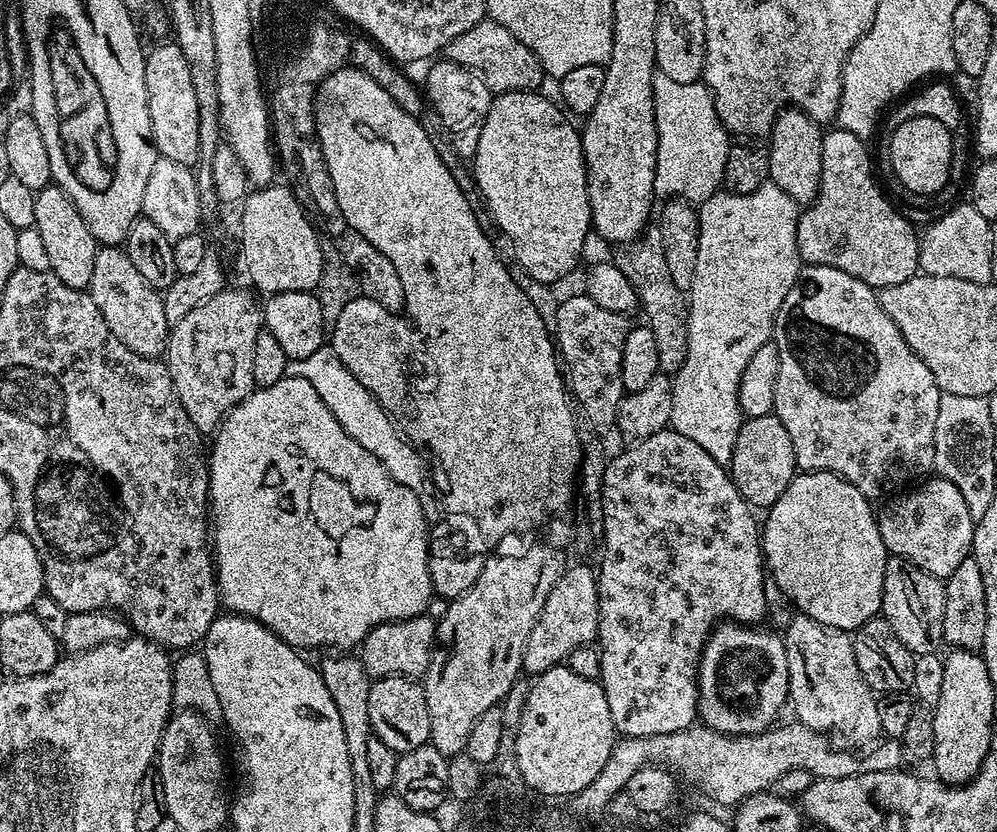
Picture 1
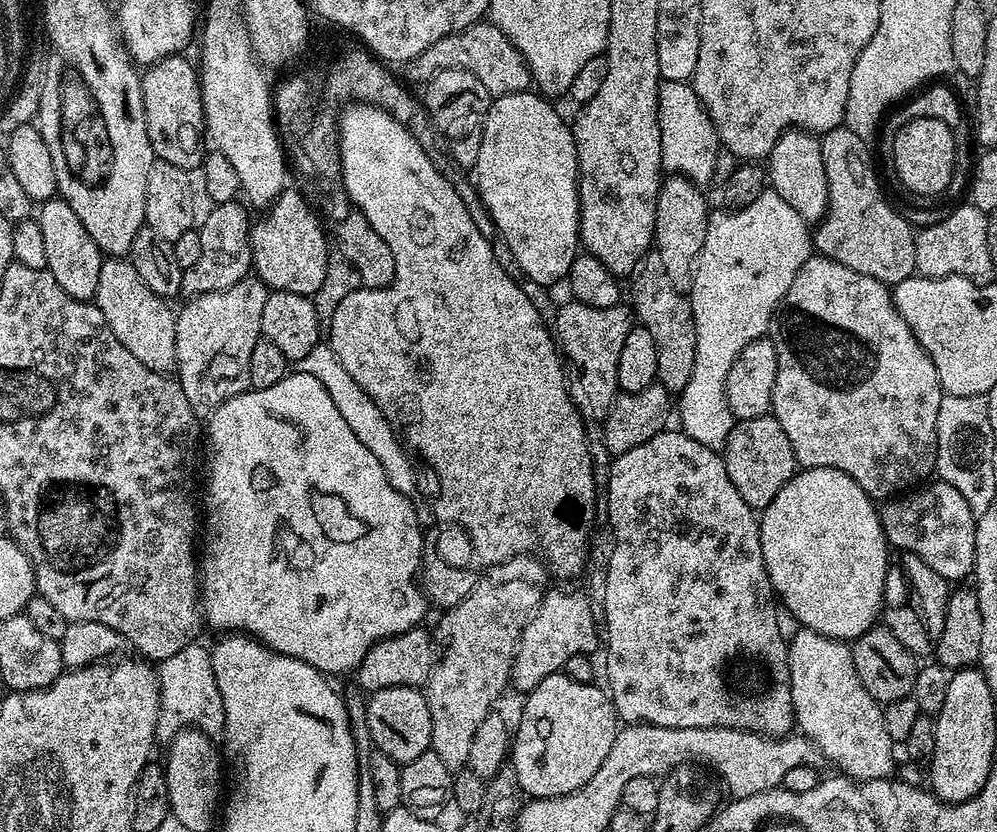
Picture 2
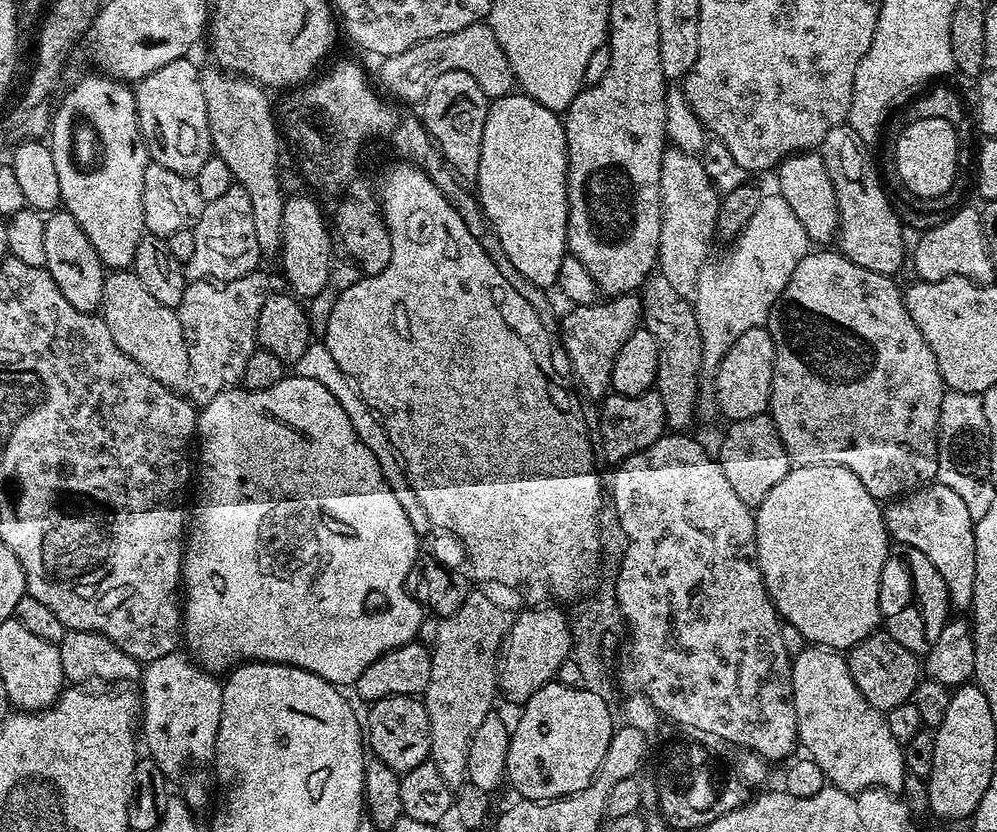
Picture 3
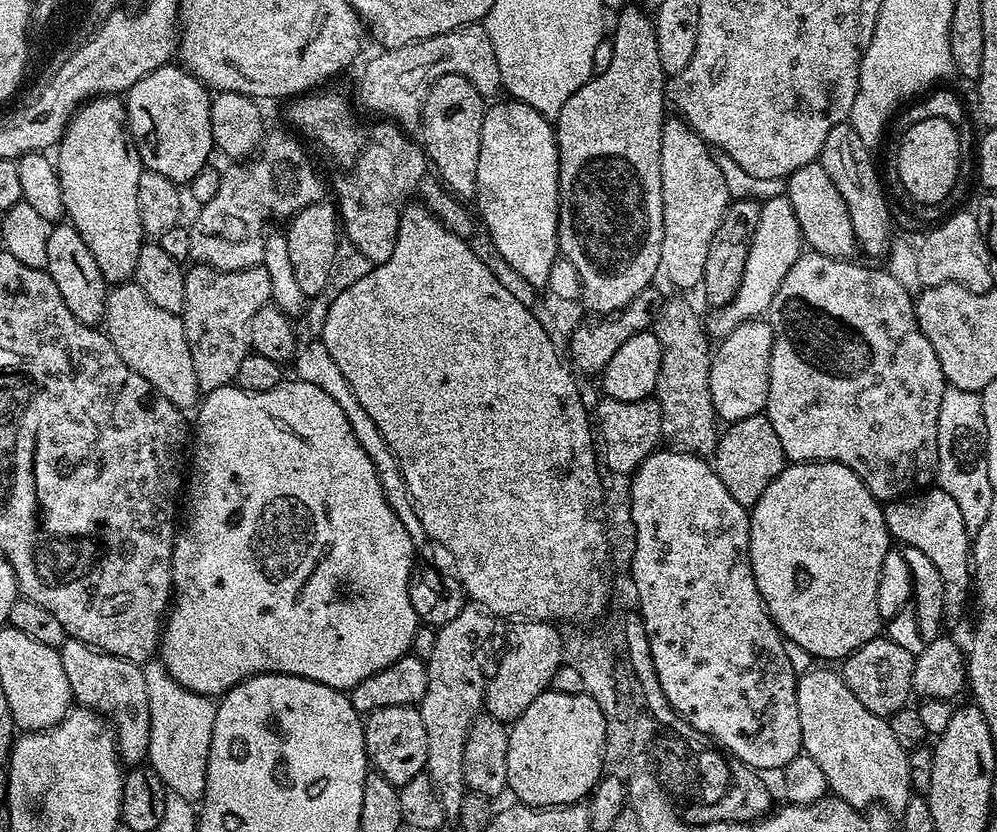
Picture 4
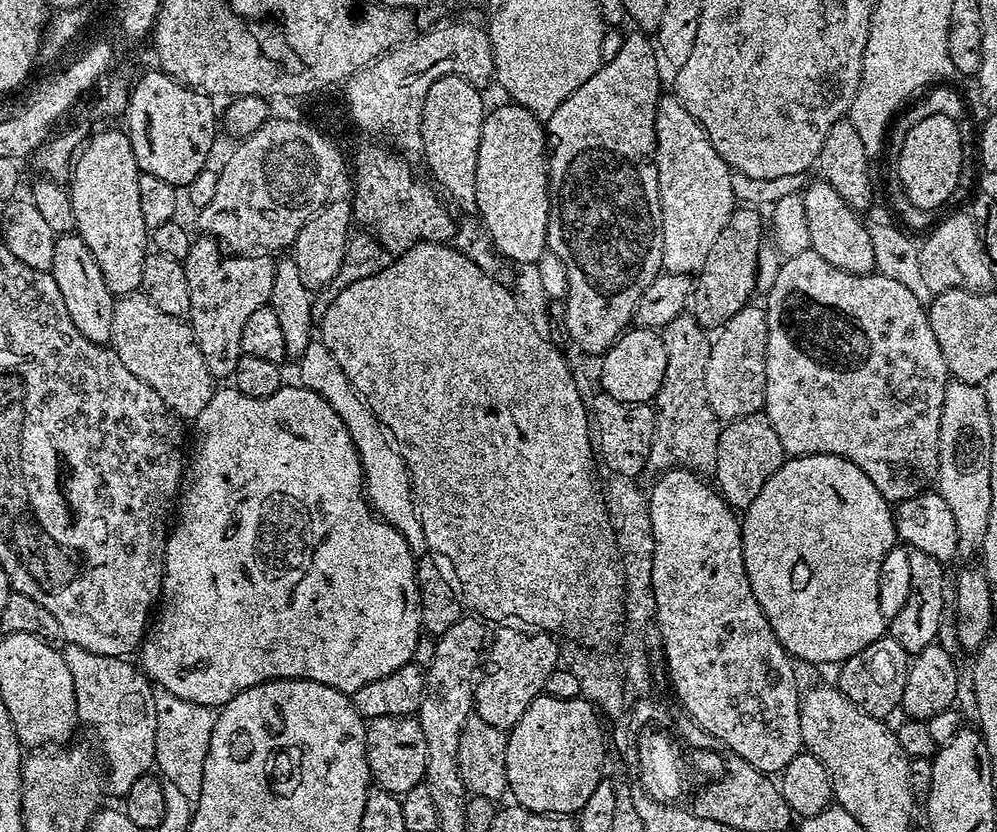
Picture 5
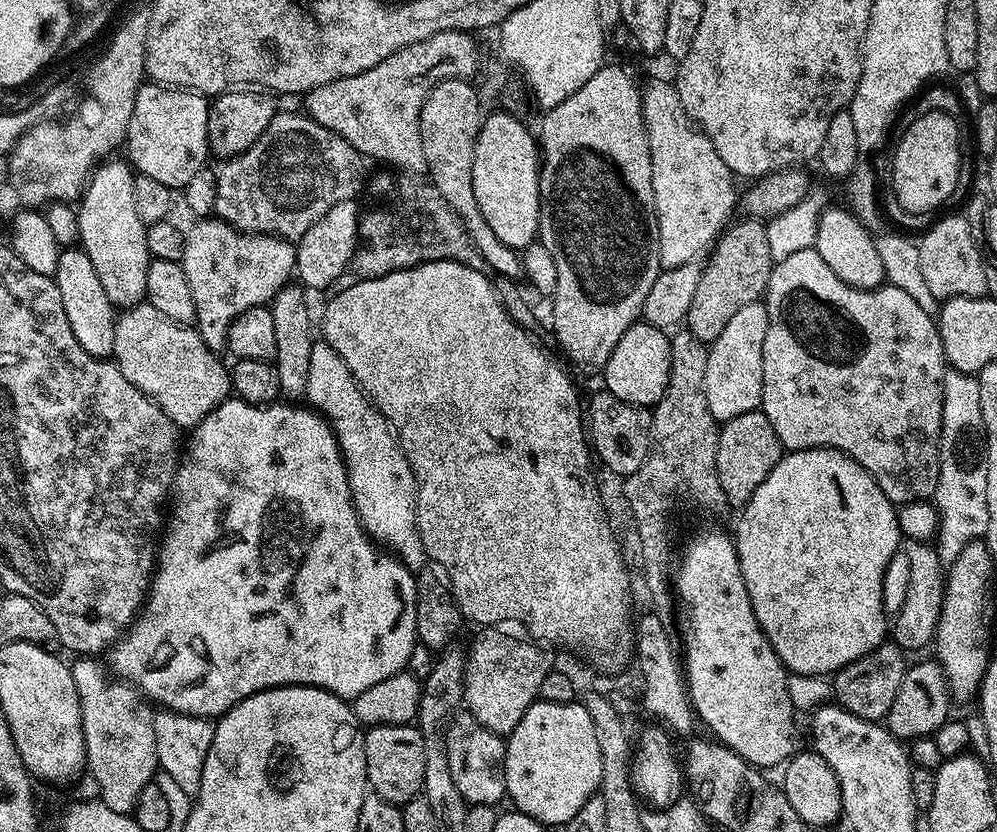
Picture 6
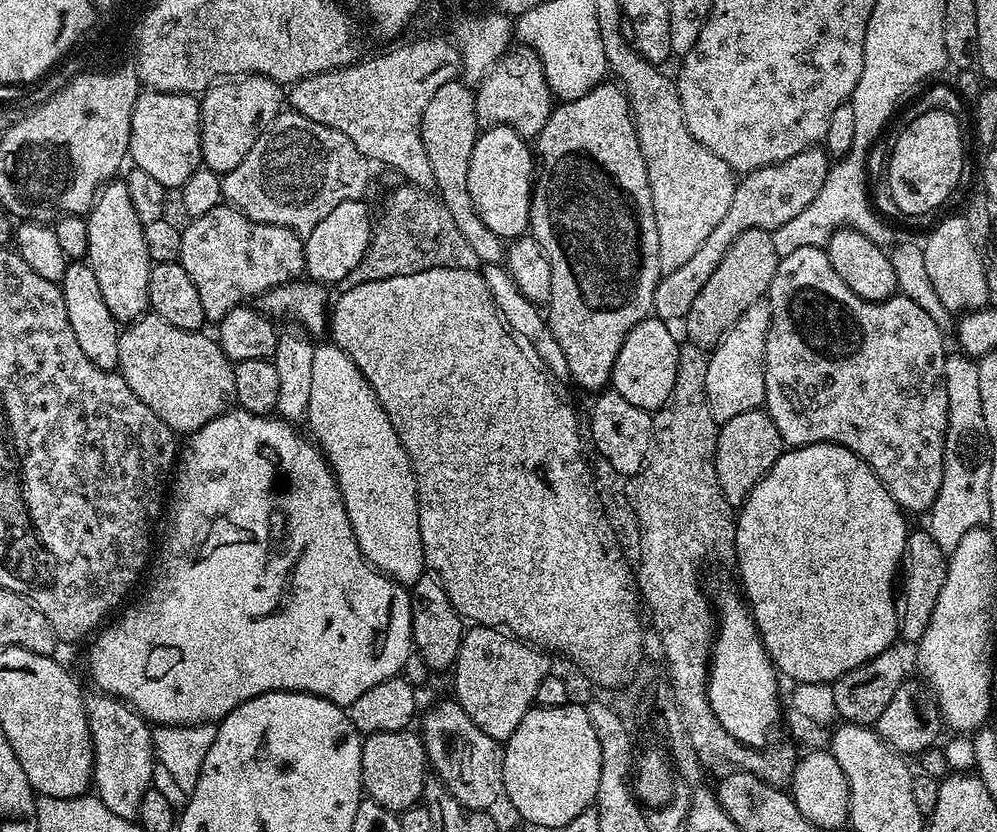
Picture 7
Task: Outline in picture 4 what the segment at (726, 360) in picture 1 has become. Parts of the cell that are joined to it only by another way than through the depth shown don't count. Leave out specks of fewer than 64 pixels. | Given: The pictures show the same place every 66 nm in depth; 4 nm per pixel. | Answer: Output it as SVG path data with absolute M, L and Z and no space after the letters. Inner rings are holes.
M780 194L768 201L765 199L760 206L758 230L748 251L742 282L732 301L713 311L716 313L713 314L712 321L710 319L707 321L707 331L713 337L723 338L742 321L763 317L768 311L774 294L778 294L778 286L782 286L782 278L786 278L790 266L794 266L794 262L800 255L802 255L800 227L798 220L794 218L794 210L790 206L787 195Z

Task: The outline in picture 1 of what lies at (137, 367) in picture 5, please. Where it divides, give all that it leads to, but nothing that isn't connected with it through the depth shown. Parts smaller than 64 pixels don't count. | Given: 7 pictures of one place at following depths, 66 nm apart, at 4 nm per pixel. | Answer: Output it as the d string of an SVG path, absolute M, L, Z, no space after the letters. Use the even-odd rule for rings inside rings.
M104 246L97 251L94 278L90 278L86 291L94 298L94 306L102 310L102 318L106 318L114 338L118 338L122 346L134 350L134 354L153 358L167 349L170 325L164 309L164 297L150 286L150 282L146 282L146 278L142 278L142 274L138 274L123 247Z

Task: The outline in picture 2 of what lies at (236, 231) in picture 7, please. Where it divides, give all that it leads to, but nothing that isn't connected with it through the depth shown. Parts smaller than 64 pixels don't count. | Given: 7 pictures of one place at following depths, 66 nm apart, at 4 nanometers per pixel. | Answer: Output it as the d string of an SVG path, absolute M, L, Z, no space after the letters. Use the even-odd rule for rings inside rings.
M245 278L226 290L207 292L191 297L184 309L176 312L176 367L175 379L180 381L182 394L190 402L197 417L207 418L222 402L234 398L250 388L250 353L257 340L261 339L262 306L270 289L259 278Z

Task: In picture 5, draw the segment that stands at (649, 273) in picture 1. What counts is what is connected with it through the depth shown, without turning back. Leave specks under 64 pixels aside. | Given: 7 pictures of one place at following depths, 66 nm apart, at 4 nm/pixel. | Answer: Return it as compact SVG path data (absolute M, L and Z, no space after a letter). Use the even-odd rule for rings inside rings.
M688 310L665 326L662 335L666 346L666 374L654 401L656 429L648 468L686 468L697 474L715 473L722 422L714 410L710 410L710 398L706 394L706 361L710 359L712 340Z

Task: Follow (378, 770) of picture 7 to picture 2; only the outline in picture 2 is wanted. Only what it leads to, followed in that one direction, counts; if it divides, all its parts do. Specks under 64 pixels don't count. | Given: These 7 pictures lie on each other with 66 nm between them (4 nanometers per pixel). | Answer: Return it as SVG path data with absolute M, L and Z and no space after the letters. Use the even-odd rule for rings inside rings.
M390 686L371 693L366 700L368 725L375 751L386 754L401 766L414 762L418 754L432 747L432 723L427 695L420 688Z

